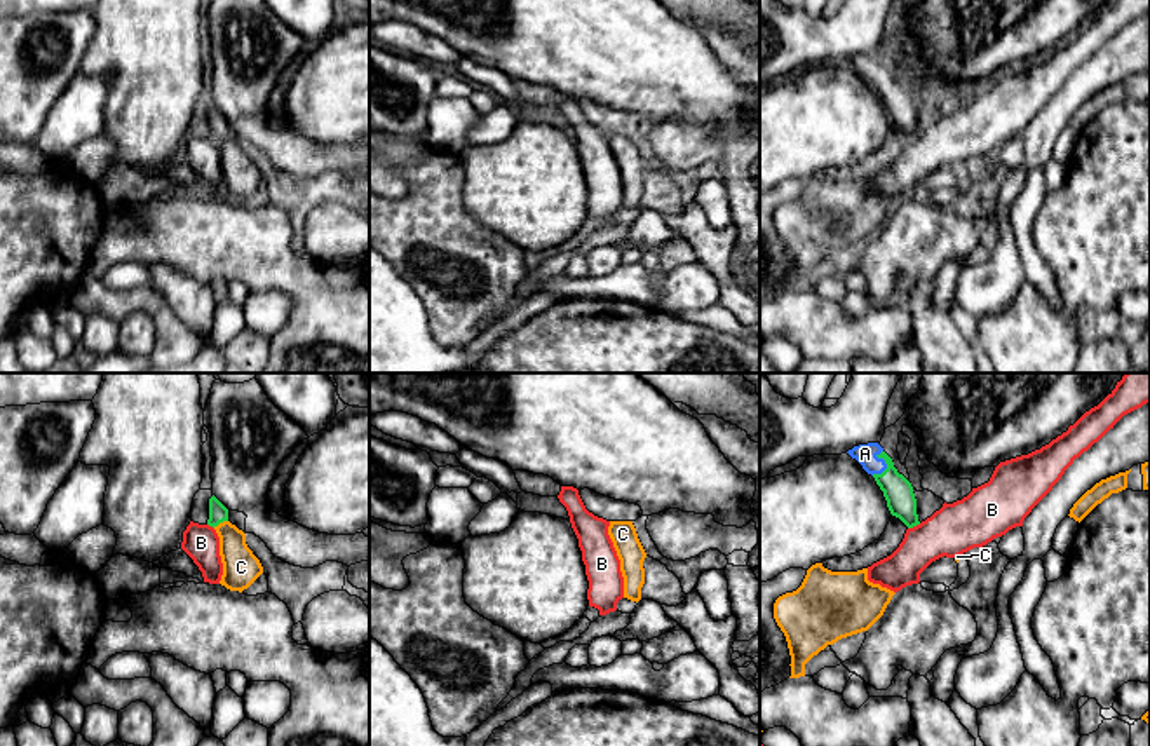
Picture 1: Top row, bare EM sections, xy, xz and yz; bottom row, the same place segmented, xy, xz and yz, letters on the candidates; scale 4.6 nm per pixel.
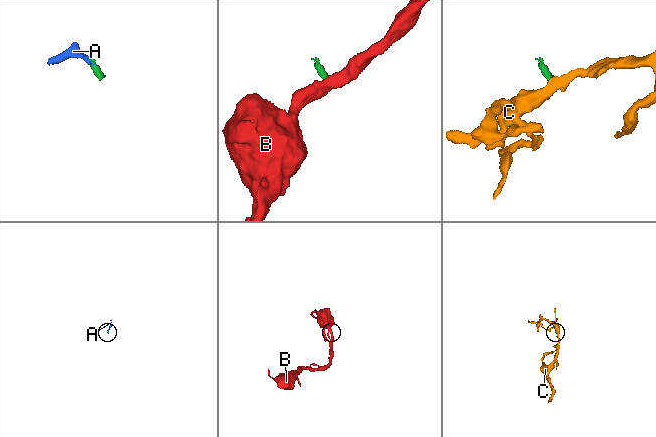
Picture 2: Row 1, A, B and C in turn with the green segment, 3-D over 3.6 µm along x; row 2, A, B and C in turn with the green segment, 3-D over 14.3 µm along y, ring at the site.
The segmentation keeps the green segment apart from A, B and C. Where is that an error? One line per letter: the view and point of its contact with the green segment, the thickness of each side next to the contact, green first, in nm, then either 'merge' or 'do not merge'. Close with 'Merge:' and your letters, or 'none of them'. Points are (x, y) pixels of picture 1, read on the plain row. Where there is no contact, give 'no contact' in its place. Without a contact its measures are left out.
A: yz (887, 75) | 140/100 nm | merge
B: yz (913, 135) | 140/240 nm | do not merge
C: xy (220, 131) | 90/170 nm | merge
Merge: A, C

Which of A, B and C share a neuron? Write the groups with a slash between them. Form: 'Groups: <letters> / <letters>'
Groups: A C / B

